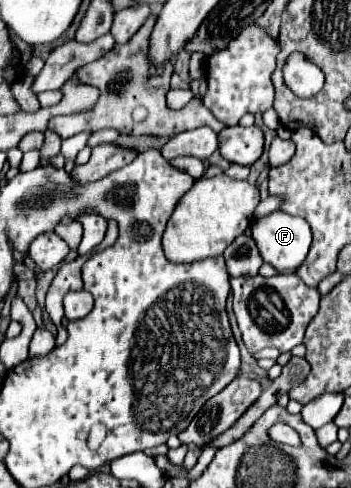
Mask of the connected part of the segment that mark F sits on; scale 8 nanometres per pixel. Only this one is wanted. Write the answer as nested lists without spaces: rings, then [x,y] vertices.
[[[273,212],[263,220],[253,222],[251,234],[257,242],[257,248],[263,256],[263,260],[267,264],[271,264],[279,274],[285,272],[295,272],[295,268],[299,268],[299,264],[303,264],[303,260],[307,258],[307,252],[311,248],[311,228],[303,218],[285,214],[285,212]]]

